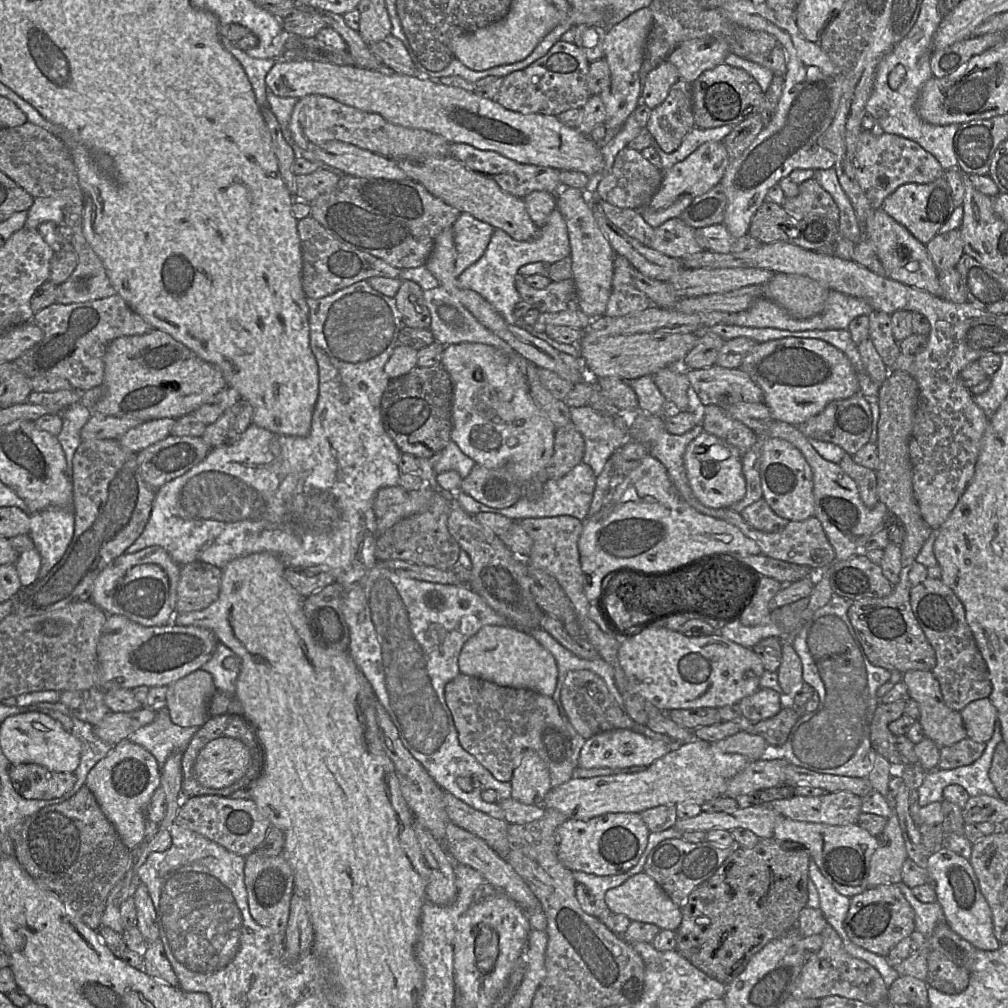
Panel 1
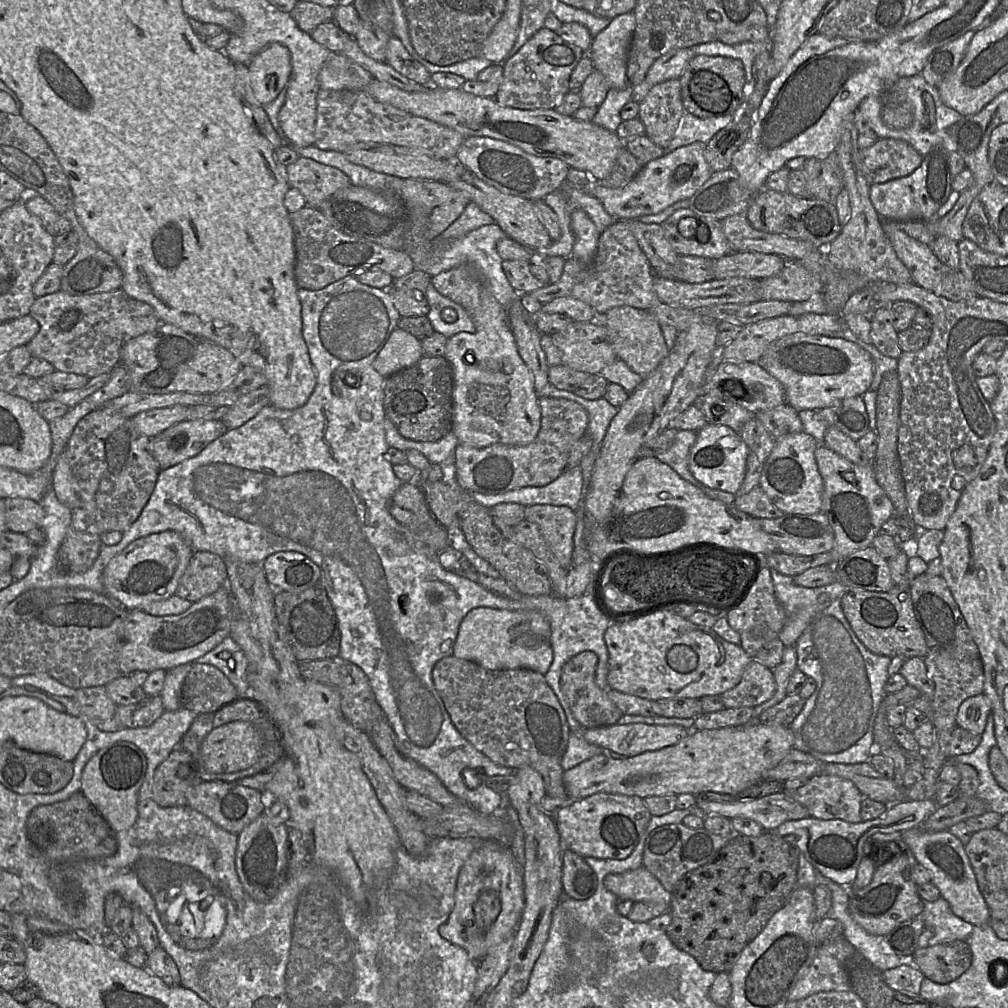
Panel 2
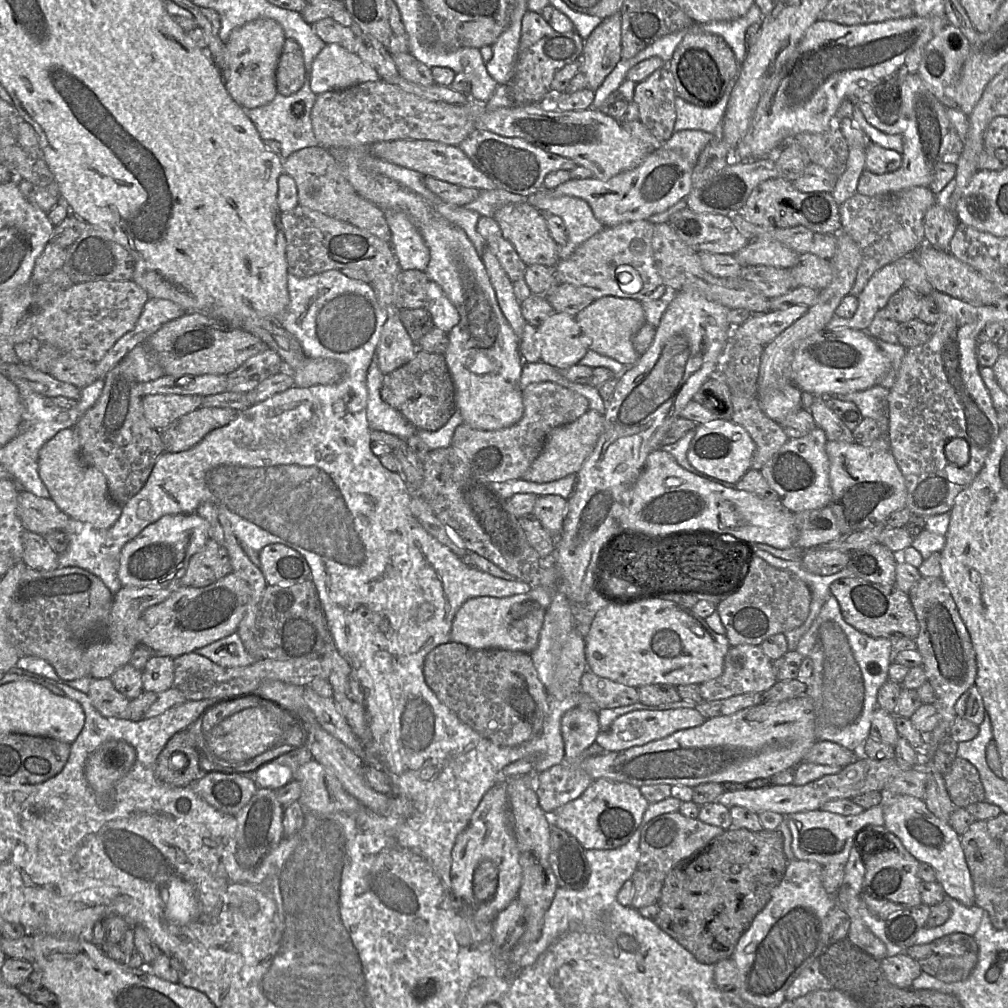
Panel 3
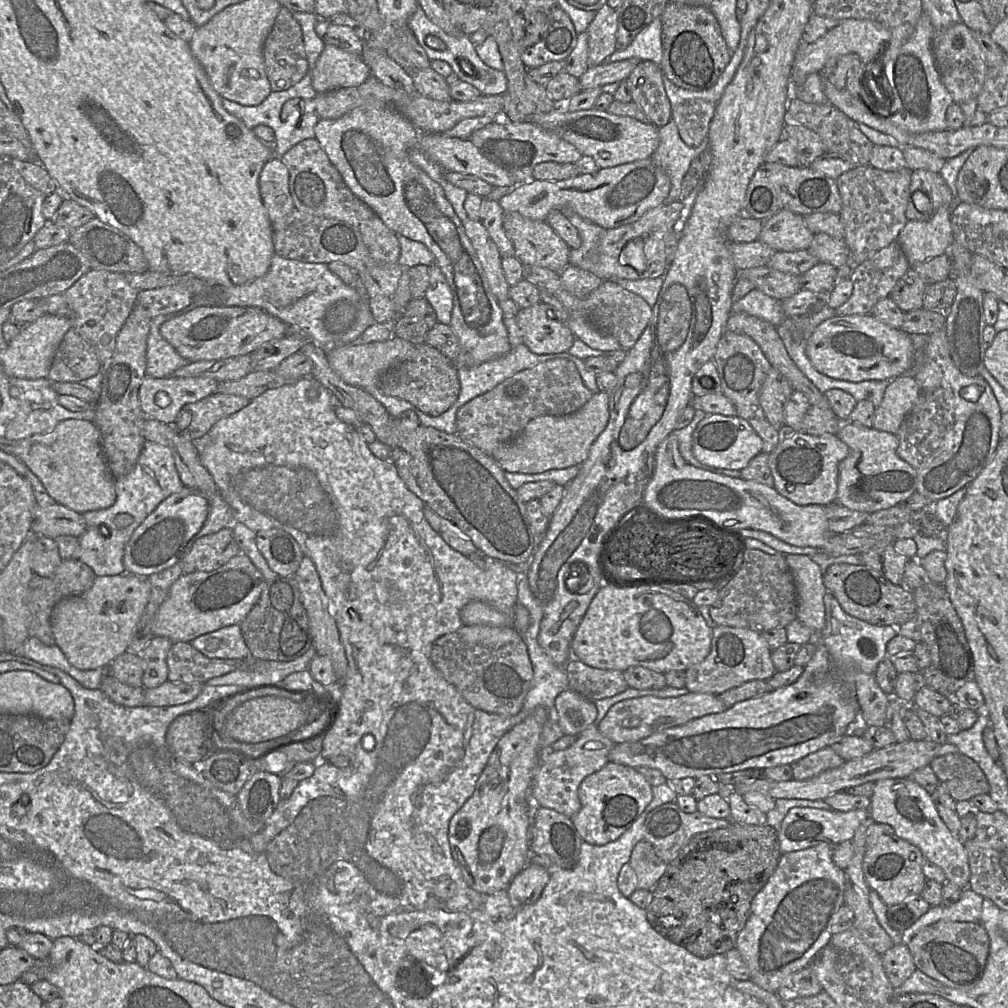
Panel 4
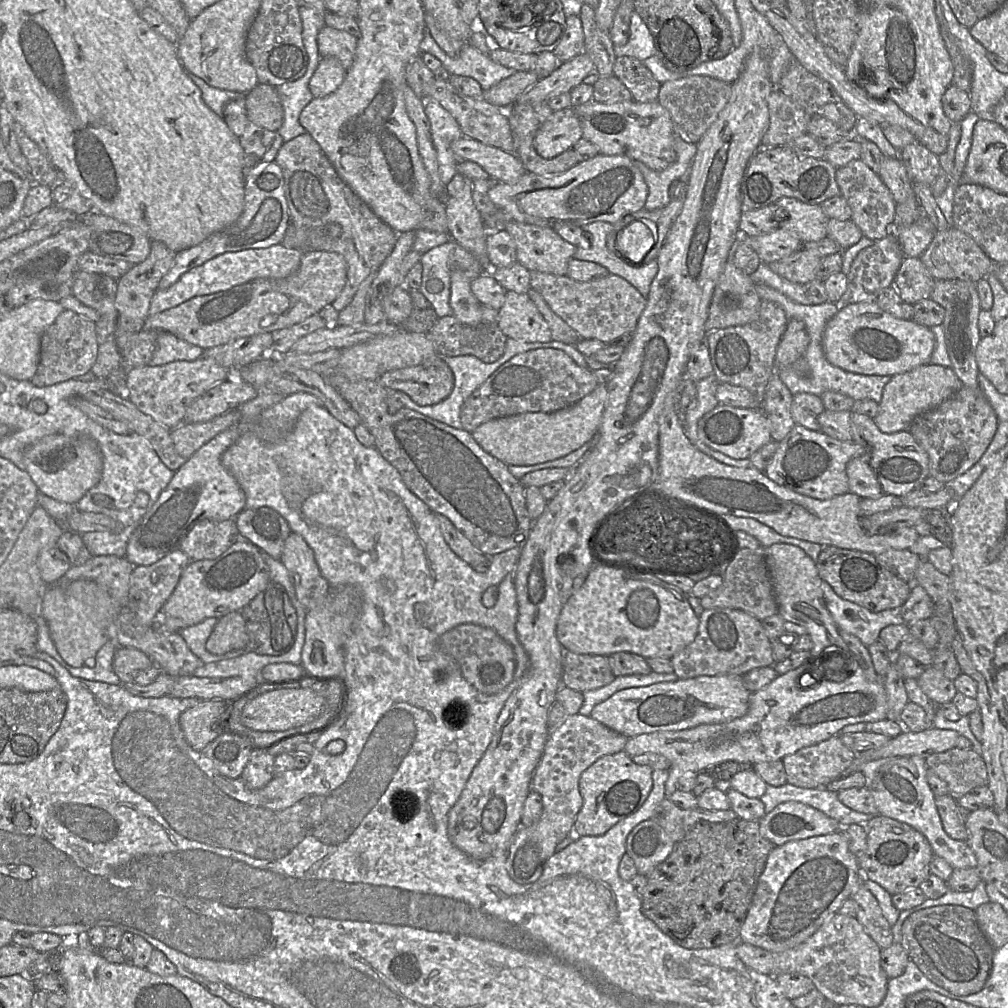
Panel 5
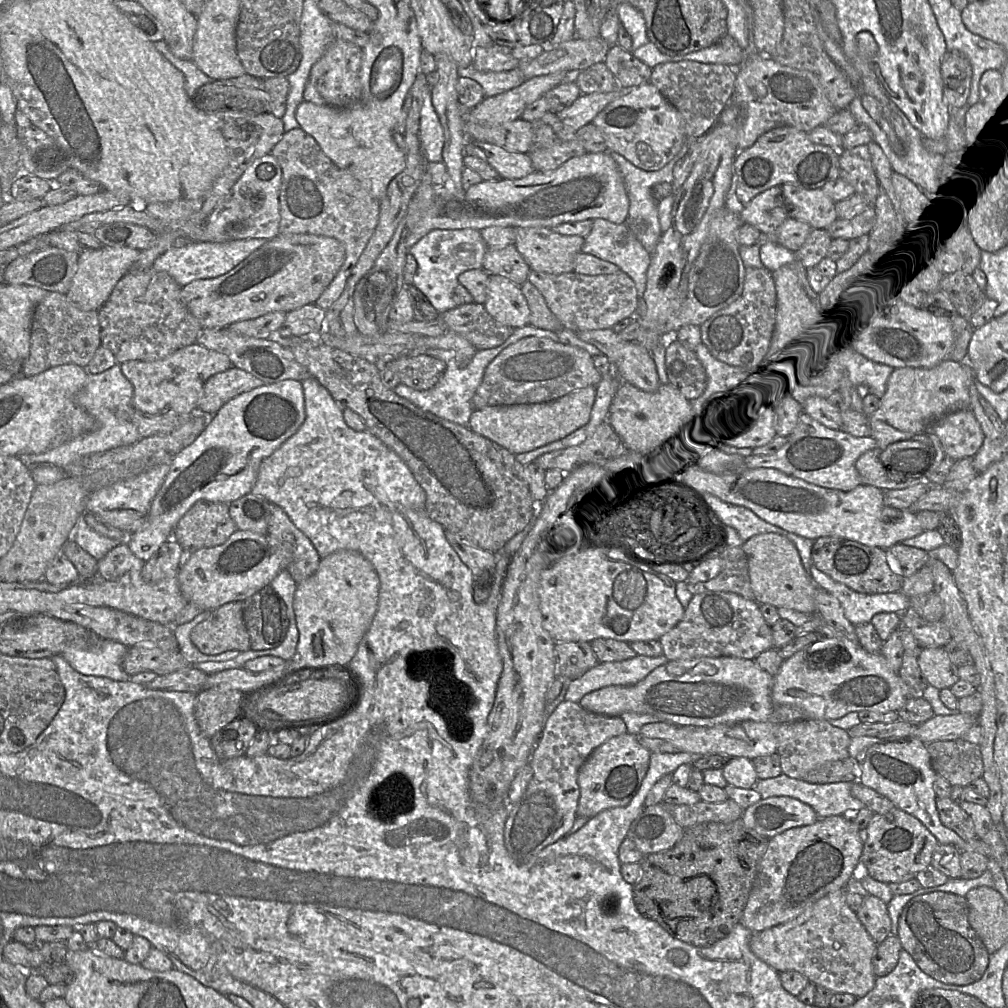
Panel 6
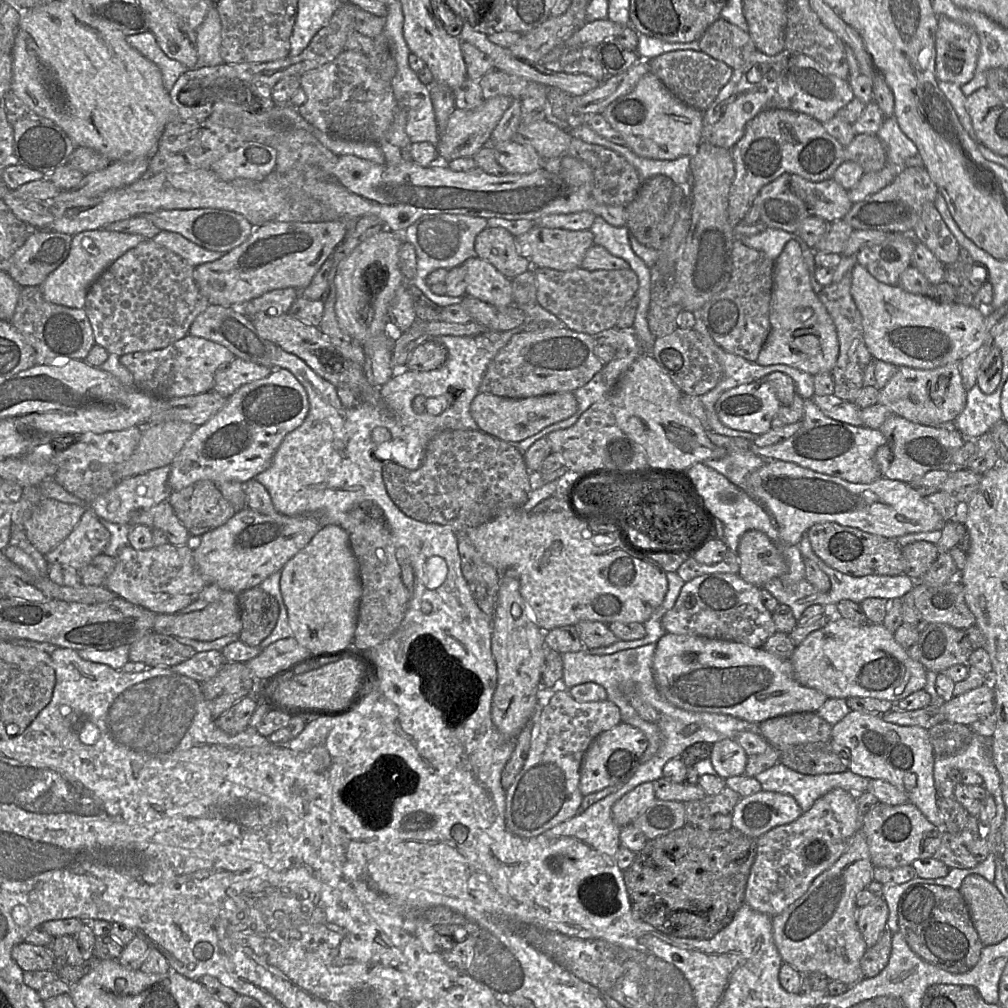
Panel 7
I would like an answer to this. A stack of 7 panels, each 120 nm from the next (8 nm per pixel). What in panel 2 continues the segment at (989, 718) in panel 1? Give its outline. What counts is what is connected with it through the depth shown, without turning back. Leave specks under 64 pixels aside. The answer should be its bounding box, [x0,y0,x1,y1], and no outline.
[956,694,991,735]

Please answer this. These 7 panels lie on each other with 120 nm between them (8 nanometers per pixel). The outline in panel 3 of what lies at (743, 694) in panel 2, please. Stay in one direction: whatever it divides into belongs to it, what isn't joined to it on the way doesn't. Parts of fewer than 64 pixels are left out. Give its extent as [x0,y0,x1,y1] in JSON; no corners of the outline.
[699,644,777,702]

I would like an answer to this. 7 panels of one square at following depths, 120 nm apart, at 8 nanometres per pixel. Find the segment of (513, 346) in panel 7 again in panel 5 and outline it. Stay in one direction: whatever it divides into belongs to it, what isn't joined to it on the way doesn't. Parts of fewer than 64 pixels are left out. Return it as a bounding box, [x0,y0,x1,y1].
[461,348,598,433]

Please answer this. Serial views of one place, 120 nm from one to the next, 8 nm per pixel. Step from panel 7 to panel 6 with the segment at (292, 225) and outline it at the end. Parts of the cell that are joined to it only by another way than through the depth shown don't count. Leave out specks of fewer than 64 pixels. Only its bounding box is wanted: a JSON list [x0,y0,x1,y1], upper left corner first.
[182,234,346,329]

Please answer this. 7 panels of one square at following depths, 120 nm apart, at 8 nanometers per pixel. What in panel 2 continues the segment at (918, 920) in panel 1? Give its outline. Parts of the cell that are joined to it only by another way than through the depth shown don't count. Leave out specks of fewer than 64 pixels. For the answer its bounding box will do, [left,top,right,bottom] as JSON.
[922,896,974,946]

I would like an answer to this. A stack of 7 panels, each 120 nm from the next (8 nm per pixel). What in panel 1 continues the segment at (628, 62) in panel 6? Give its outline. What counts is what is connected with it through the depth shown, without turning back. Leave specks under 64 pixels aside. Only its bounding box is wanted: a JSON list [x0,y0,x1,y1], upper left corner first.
[645,79,693,153]

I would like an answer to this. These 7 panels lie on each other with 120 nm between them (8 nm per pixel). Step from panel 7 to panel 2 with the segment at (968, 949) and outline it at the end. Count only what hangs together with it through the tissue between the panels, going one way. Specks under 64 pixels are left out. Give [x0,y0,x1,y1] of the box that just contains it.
[910,940,972,984]

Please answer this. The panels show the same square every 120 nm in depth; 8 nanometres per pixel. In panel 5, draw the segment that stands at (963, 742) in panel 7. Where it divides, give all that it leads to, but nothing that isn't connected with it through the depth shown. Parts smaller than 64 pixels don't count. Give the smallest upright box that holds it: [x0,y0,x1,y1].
[926,747,988,800]

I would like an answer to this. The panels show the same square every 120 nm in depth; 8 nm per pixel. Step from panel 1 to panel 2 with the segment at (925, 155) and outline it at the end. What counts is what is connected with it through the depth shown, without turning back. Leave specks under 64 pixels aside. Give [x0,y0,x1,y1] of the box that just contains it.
[861,138,923,186]

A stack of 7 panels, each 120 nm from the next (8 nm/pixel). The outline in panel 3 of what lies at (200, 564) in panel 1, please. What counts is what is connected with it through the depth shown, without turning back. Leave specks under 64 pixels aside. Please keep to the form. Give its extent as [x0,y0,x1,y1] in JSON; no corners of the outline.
[179,539,232,587]

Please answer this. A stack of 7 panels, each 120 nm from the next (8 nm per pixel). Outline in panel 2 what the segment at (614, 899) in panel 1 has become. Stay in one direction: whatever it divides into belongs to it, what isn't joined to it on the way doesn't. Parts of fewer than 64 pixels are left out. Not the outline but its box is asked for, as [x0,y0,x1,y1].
[604,867,671,912]

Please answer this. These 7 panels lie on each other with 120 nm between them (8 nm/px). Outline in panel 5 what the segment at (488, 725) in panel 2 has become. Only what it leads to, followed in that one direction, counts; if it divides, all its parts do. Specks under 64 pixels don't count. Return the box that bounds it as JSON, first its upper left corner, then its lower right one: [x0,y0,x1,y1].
[439,624,516,693]

